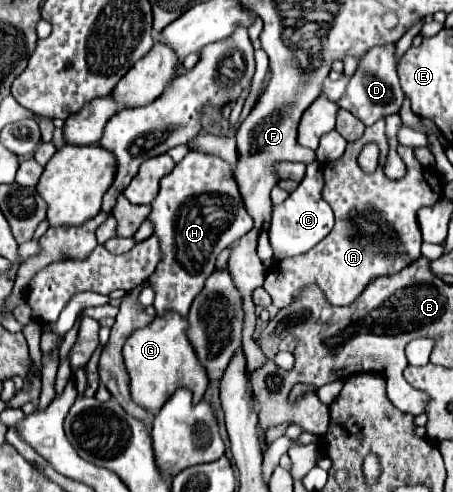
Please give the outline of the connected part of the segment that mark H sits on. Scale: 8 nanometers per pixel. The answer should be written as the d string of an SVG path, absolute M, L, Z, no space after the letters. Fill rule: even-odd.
M190 150L184 160L160 180L160 194L152 202L148 220L154 226L154 236L162 250L162 260L148 278L154 290L152 306L158 316L166 310L176 310L186 316L204 280L214 272L218 254L254 228L254 220L246 212L236 184L232 164L216 154L200 150Z

